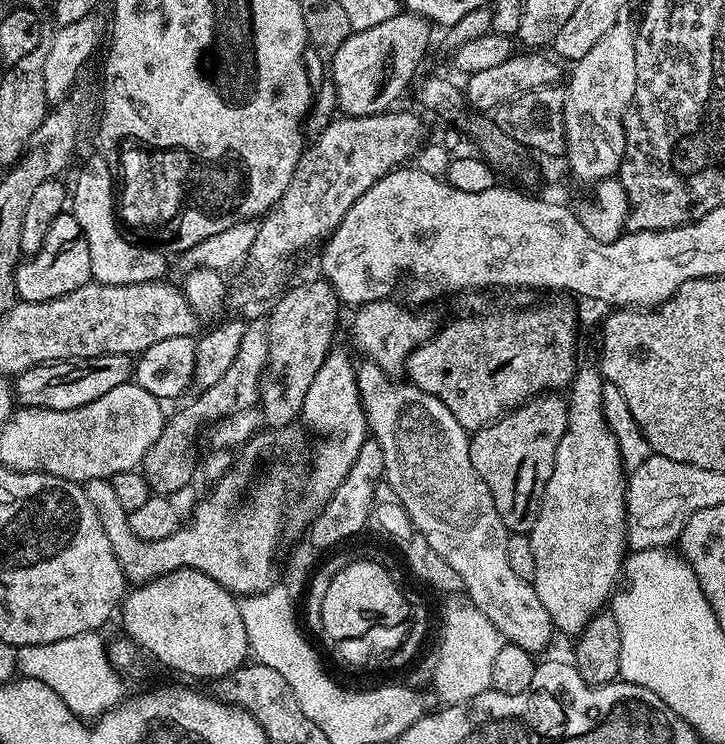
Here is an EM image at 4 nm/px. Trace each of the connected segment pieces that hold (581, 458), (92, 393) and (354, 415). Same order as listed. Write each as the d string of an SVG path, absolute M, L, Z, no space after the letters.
M595 363L585 368L584 365L577 367L566 396L568 425L556 447L554 470L550 474L550 482L546 482L538 518L530 533L534 550L534 578L531 582L536 587L538 598L542 598L542 606L546 606L552 616L555 631L565 632L570 638L578 637L588 620L609 603L617 587L615 584L621 579L626 555L626 469L620 461L618 444L602 410L605 383Z
M106 354L89 360L58 360L54 364L39 364L20 373L14 380L14 400L25 408L74 410L102 398L114 386L129 383L134 376L134 360L122 354Z
M333 350L318 366L318 374L314 374L314 382L310 382L310 390L306 390L302 420L305 420L318 435L324 436L324 444L320 444L310 456L312 477L308 480L308 496L312 500L327 502L342 486L342 478L350 474L350 466L356 464L360 448L369 435L368 421L364 419L364 406L360 403L360 391L356 385L356 368L352 360L344 352Z

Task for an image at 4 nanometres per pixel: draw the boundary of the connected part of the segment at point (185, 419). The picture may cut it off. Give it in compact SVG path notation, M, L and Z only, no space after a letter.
M263 319L248 320L244 326L242 342L238 346L238 355L234 363L228 367L223 378L218 378L214 386L203 389L193 404L180 408L164 421L162 434L158 434L158 442L146 450L142 471L146 482L158 496L167 496L173 492L189 487L192 480L192 467L197 467L198 460L192 457L192 446L200 427L231 416L234 412L246 412L257 407L260 398L260 379L264 377L264 367L268 365L268 325Z

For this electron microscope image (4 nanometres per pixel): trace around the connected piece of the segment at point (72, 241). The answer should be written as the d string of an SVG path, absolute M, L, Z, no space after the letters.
M65 210L54 218L46 242L38 254L21 259L16 266L16 294L23 303L50 302L62 298L92 280L90 270L90 246L86 246L86 234L78 226L78 218Z

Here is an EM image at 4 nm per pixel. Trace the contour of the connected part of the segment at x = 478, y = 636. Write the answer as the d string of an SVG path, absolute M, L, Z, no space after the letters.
M452 594L444 604L444 629L440 632L440 653L436 656L436 669L432 684L445 705L461 704L492 687L494 657L506 643L504 635L474 606L467 595Z

